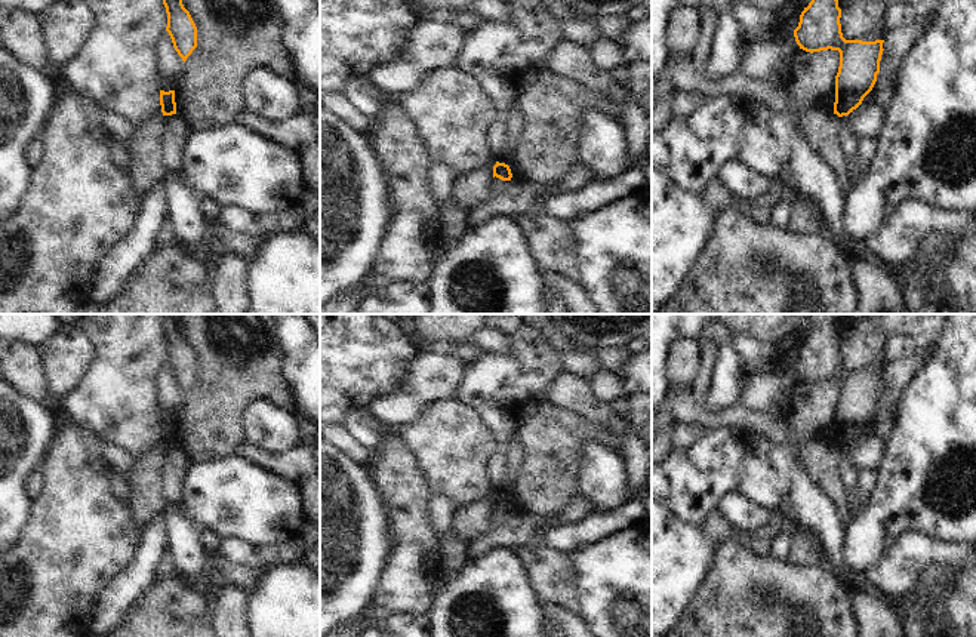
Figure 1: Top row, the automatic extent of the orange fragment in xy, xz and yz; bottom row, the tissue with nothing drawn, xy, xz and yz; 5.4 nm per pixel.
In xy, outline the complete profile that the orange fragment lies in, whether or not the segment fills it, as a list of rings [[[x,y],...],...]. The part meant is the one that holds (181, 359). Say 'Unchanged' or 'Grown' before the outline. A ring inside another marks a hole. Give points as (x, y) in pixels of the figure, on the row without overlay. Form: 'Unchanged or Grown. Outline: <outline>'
Unchanged. Outline: [[[160,314],[163,336],[167,345],[167,358],[173,379],[185,394],[197,379],[197,358],[190,344],[182,336],[181,314]]]

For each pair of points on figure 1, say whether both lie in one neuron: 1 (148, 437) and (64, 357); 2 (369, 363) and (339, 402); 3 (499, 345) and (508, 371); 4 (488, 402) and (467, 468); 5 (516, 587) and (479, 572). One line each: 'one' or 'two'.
1: two
2: one
3: two
4: two
5: one

